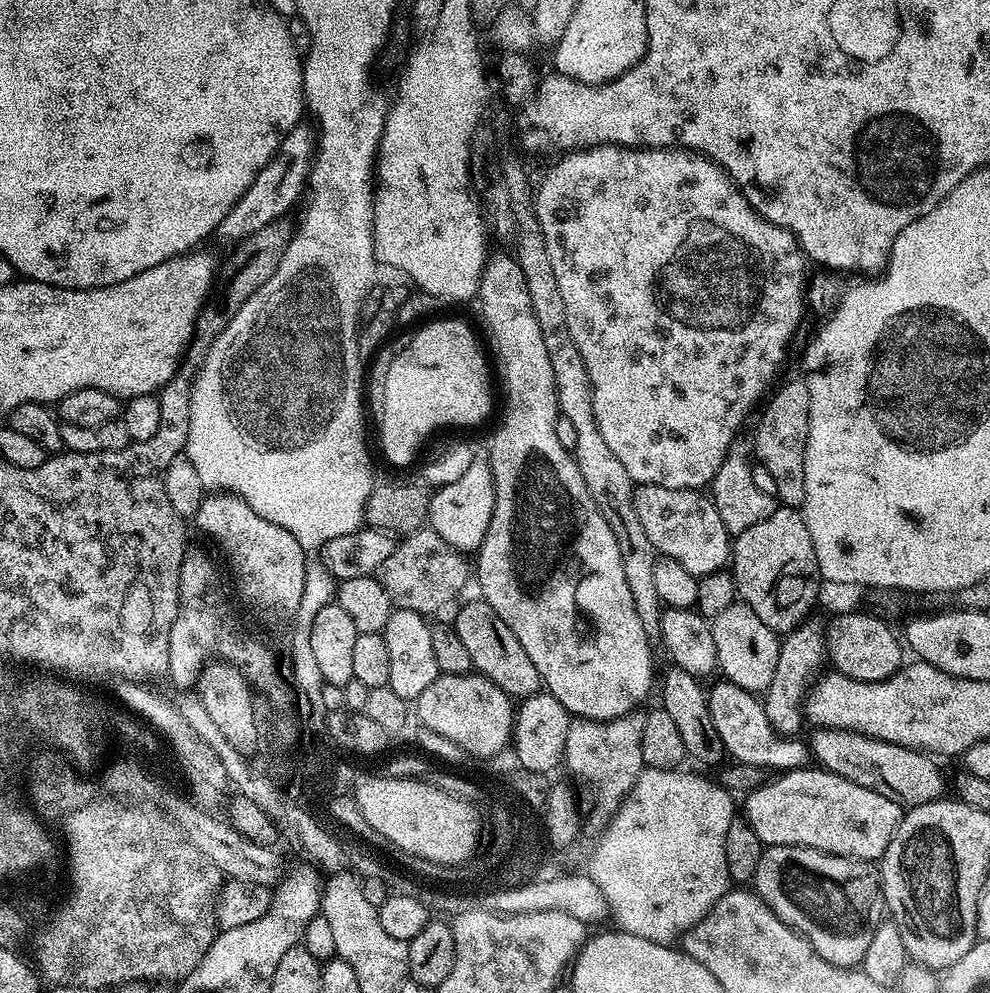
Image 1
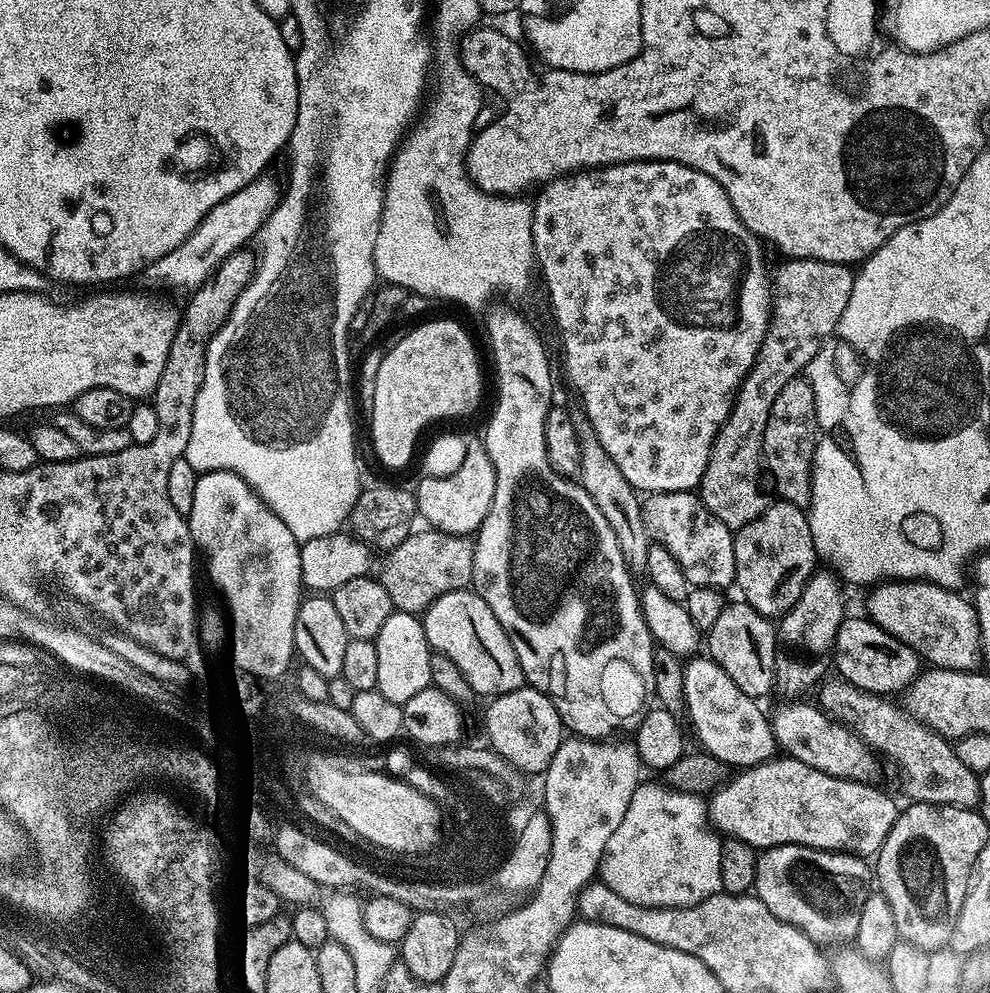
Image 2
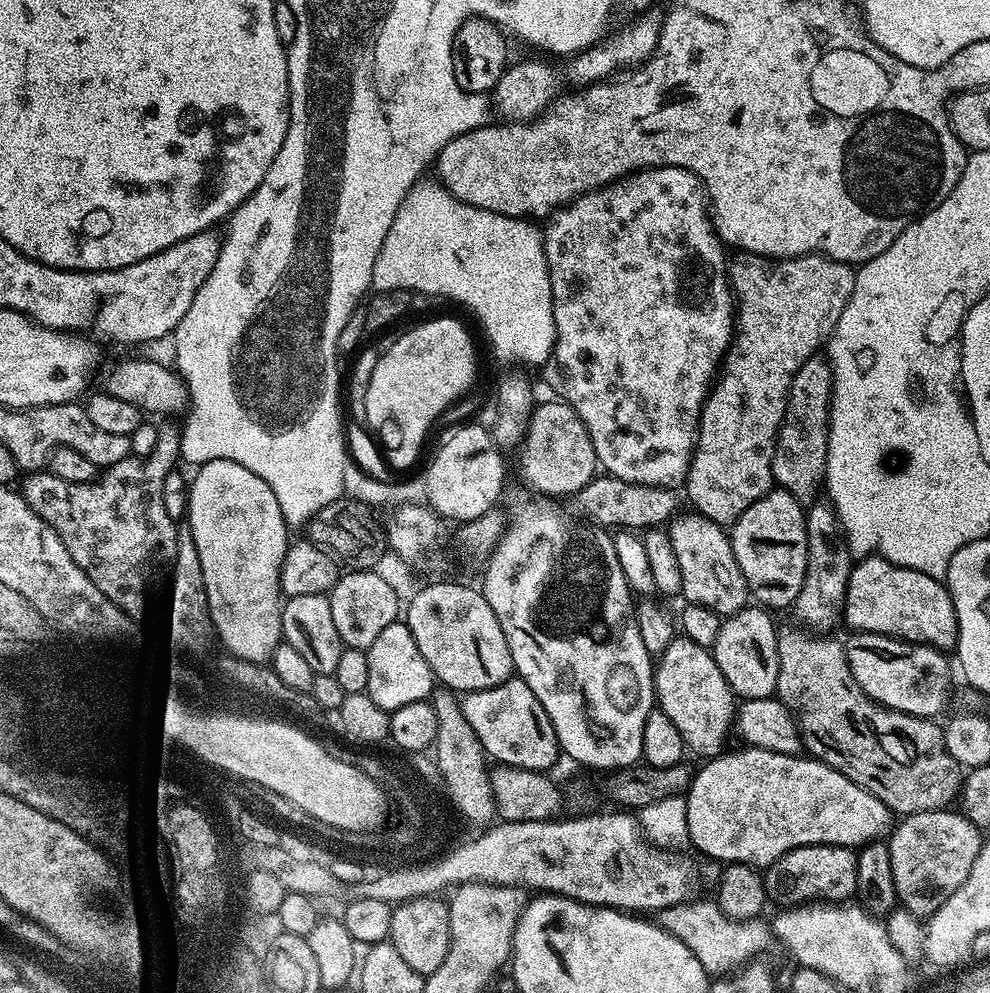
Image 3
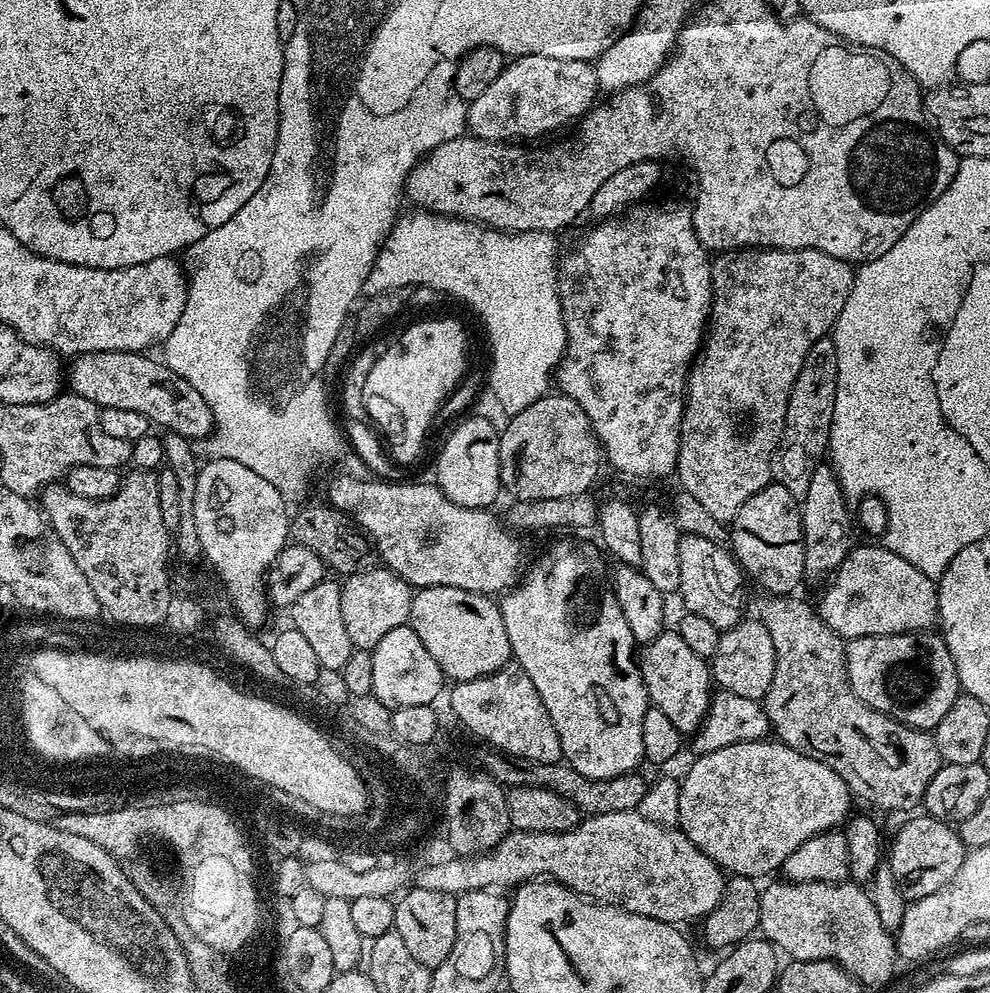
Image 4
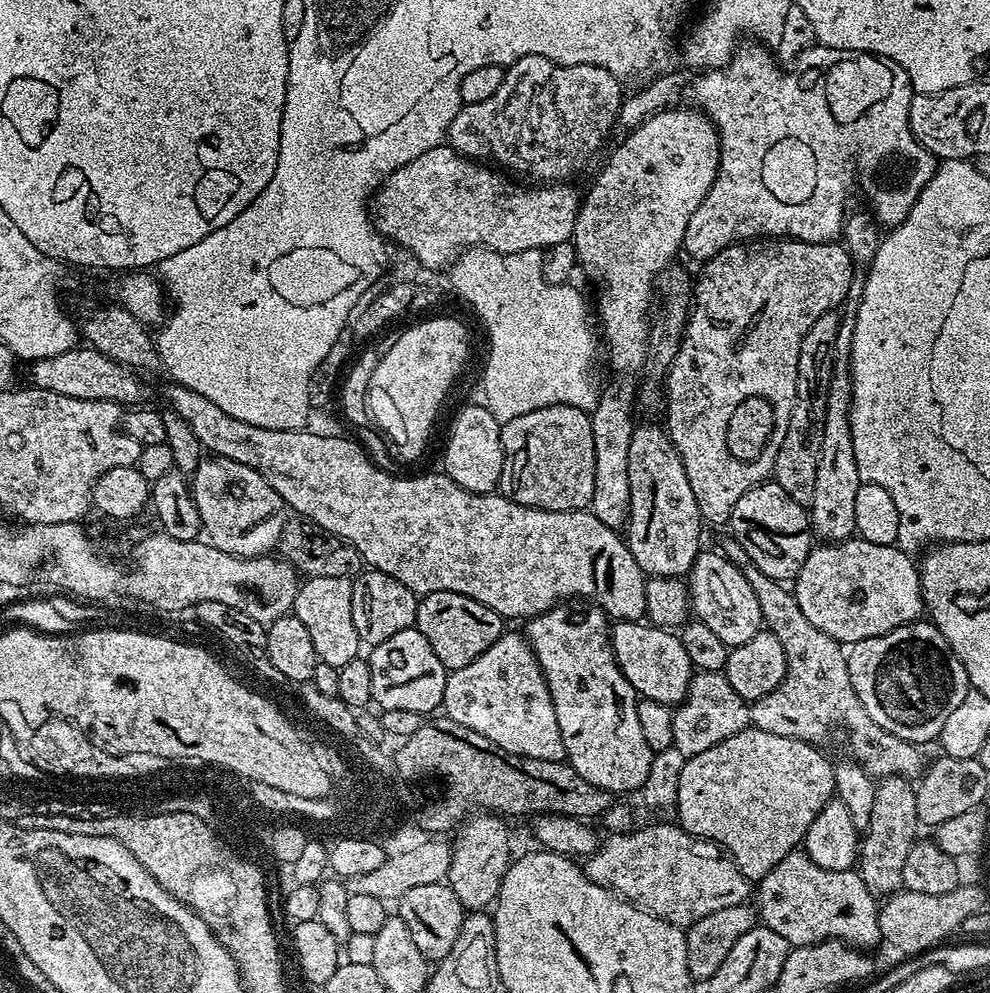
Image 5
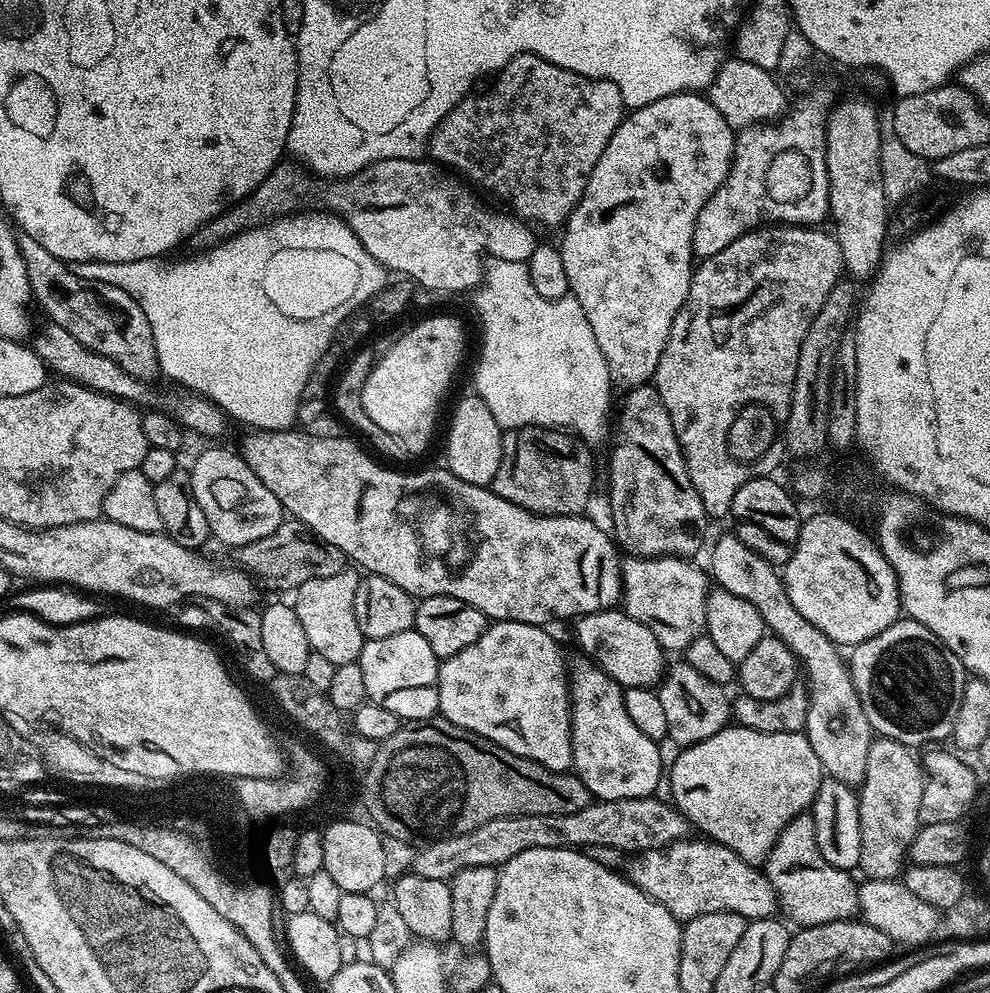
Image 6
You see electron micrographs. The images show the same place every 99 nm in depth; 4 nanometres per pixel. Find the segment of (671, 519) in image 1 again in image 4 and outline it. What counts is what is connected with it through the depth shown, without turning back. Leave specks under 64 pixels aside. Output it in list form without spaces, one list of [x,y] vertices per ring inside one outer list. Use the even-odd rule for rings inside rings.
[[[681,535],[678,563],[682,573],[678,599],[684,603],[683,611],[693,612],[708,619],[718,629],[732,628],[745,619],[744,588],[746,576],[735,555],[723,543],[710,538]]]

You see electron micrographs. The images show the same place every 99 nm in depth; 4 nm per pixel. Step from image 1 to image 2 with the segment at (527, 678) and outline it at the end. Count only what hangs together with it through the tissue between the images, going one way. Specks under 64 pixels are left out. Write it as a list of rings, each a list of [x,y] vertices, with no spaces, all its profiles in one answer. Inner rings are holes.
[[[467,588],[440,595],[422,619],[429,647],[454,661],[479,697],[495,698],[525,685],[524,671],[513,643],[475,590]]]

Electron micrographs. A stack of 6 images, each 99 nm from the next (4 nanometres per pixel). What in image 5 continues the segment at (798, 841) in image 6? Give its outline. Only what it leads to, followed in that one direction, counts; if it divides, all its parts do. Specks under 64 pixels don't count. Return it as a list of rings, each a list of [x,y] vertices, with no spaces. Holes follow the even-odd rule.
[[[803,850],[786,854],[770,874],[758,881],[758,916],[763,927],[782,934],[789,946],[810,946],[823,940],[841,940],[861,950],[881,943],[880,910],[859,871],[822,870]]]

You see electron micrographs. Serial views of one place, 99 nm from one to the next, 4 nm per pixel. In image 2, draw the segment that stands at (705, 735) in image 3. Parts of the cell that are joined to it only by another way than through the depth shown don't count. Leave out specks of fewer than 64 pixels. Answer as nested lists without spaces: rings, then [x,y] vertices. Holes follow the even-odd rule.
[[[700,658],[689,659],[683,665],[682,690],[684,712],[700,739],[699,747],[736,770],[753,768],[755,764],[773,759],[778,752],[776,739],[766,712],[756,705],[759,704],[757,697],[742,694],[742,690],[734,686],[730,674],[712,659],[696,659]]]

